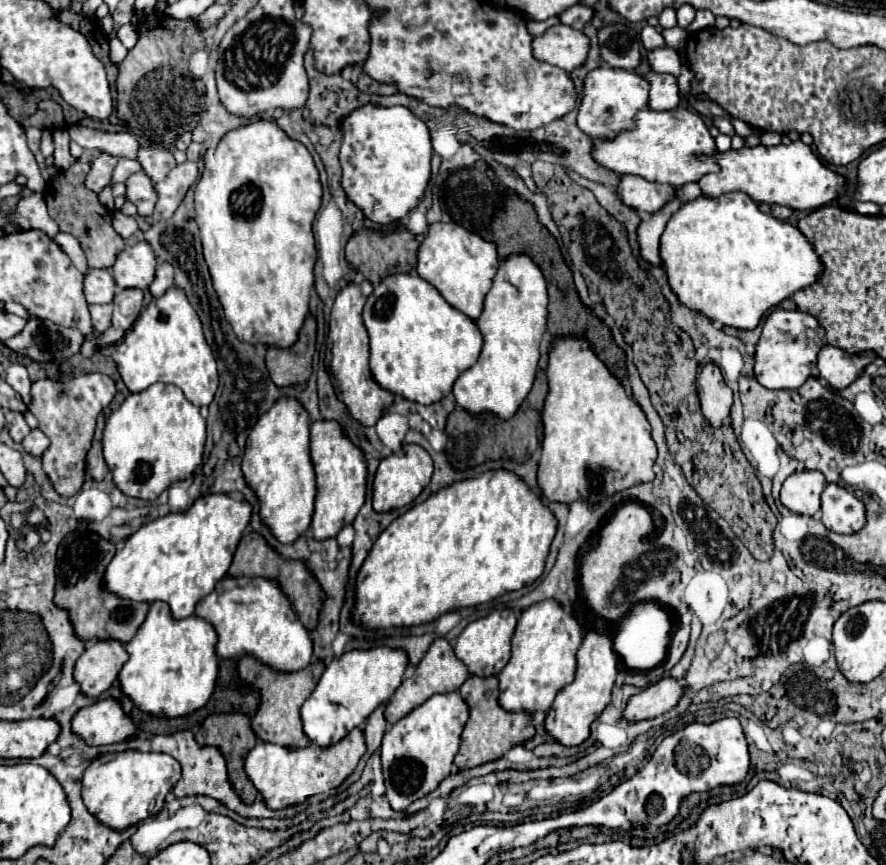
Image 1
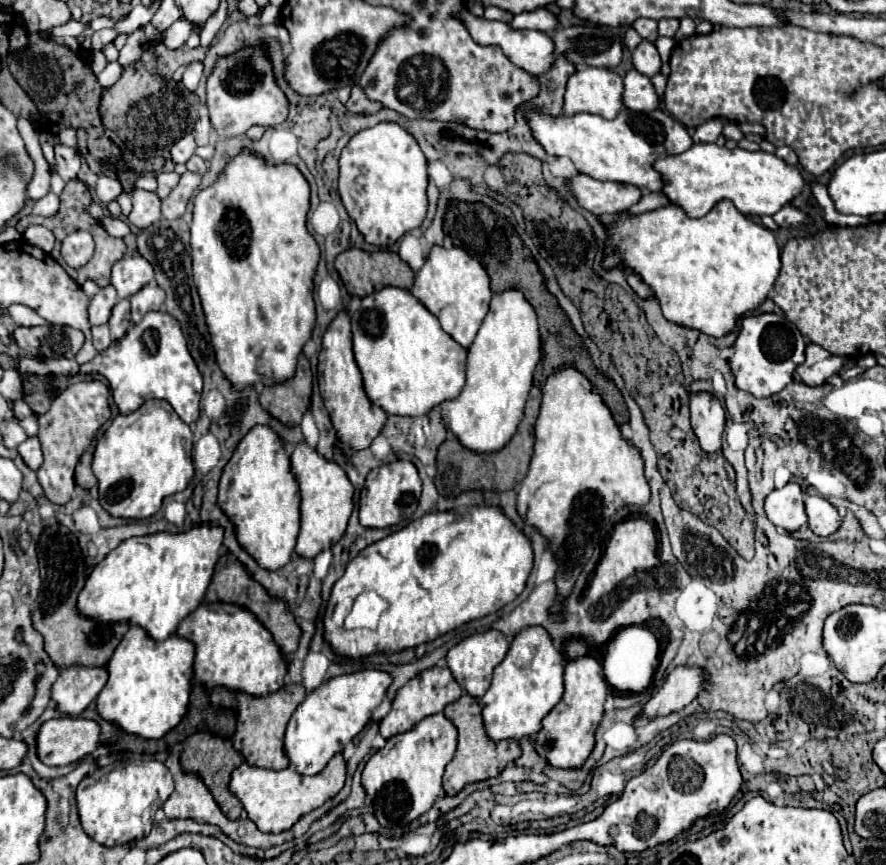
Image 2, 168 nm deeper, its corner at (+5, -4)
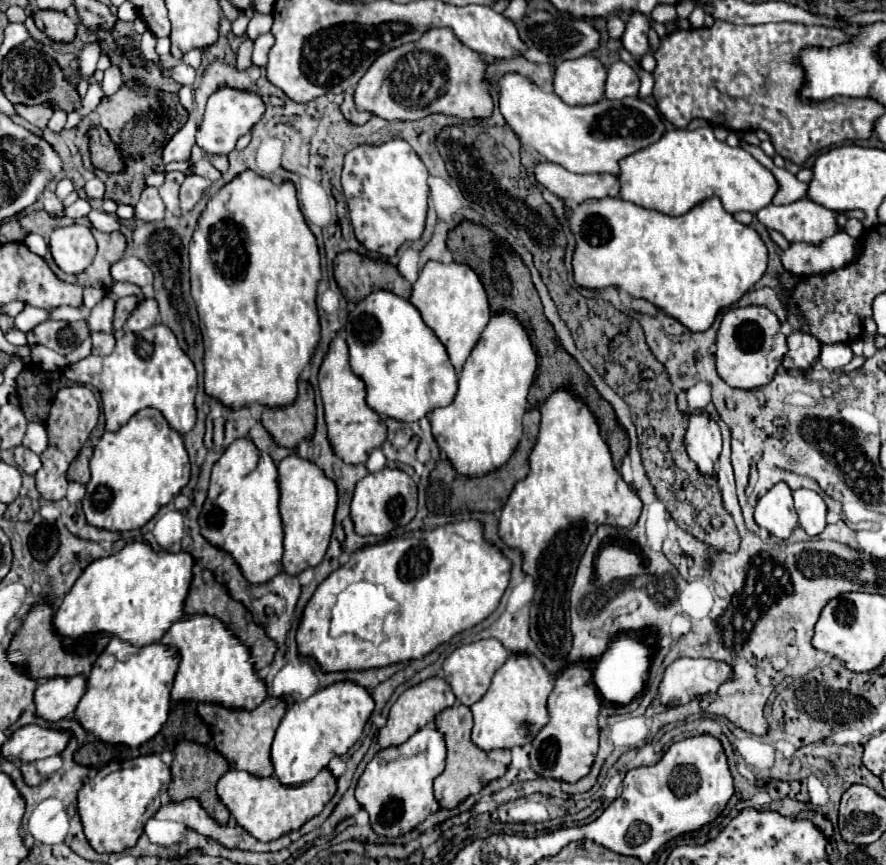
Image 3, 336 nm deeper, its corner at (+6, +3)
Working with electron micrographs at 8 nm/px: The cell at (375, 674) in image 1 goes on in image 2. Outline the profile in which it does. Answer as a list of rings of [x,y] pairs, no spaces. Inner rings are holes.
[[[363,670],[355,674],[345,674],[331,678],[329,682],[315,688],[293,712],[287,730],[285,730],[285,756],[289,764],[301,772],[301,776],[319,774],[327,762],[343,752],[345,744],[349,744],[371,720],[373,710],[385,698],[385,692],[391,684],[391,676],[381,670]]]

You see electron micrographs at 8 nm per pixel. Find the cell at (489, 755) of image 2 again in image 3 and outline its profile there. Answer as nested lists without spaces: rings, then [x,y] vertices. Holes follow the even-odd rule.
[[[456,703],[436,715],[436,727],[444,733],[446,745],[448,745],[448,757],[446,757],[446,769],[434,779],[434,795],[440,803],[440,807],[456,807],[460,801],[464,801],[468,795],[478,793],[488,781],[498,779],[504,775],[508,763],[510,763],[510,749],[492,749],[484,751],[476,747],[470,739],[472,733],[472,711],[470,707]]]

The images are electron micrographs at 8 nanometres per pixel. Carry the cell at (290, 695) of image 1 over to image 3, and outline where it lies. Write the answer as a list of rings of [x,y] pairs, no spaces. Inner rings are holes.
[[[268,697],[262,705],[258,705],[252,711],[246,709],[228,709],[218,703],[198,703],[198,713],[204,723],[210,725],[210,731],[214,735],[216,749],[224,753],[232,769],[250,771],[258,777],[268,777],[274,773],[270,745],[274,739],[274,731],[284,717],[288,709],[288,703],[284,697]]]

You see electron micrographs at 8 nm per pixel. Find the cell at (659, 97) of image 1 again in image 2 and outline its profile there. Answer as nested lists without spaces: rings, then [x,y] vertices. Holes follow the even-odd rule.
[[[629,70],[623,78],[623,104],[635,112],[649,112],[655,110],[659,98],[653,90],[653,84],[647,76],[639,74],[637,70]]]

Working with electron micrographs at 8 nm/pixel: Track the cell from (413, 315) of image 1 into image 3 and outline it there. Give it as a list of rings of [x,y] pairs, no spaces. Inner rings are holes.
[[[386,289],[372,291],[350,313],[344,339],[350,349],[350,367],[366,383],[366,403],[376,413],[412,423],[432,409],[452,403],[458,391],[458,373],[442,341],[408,299]]]

